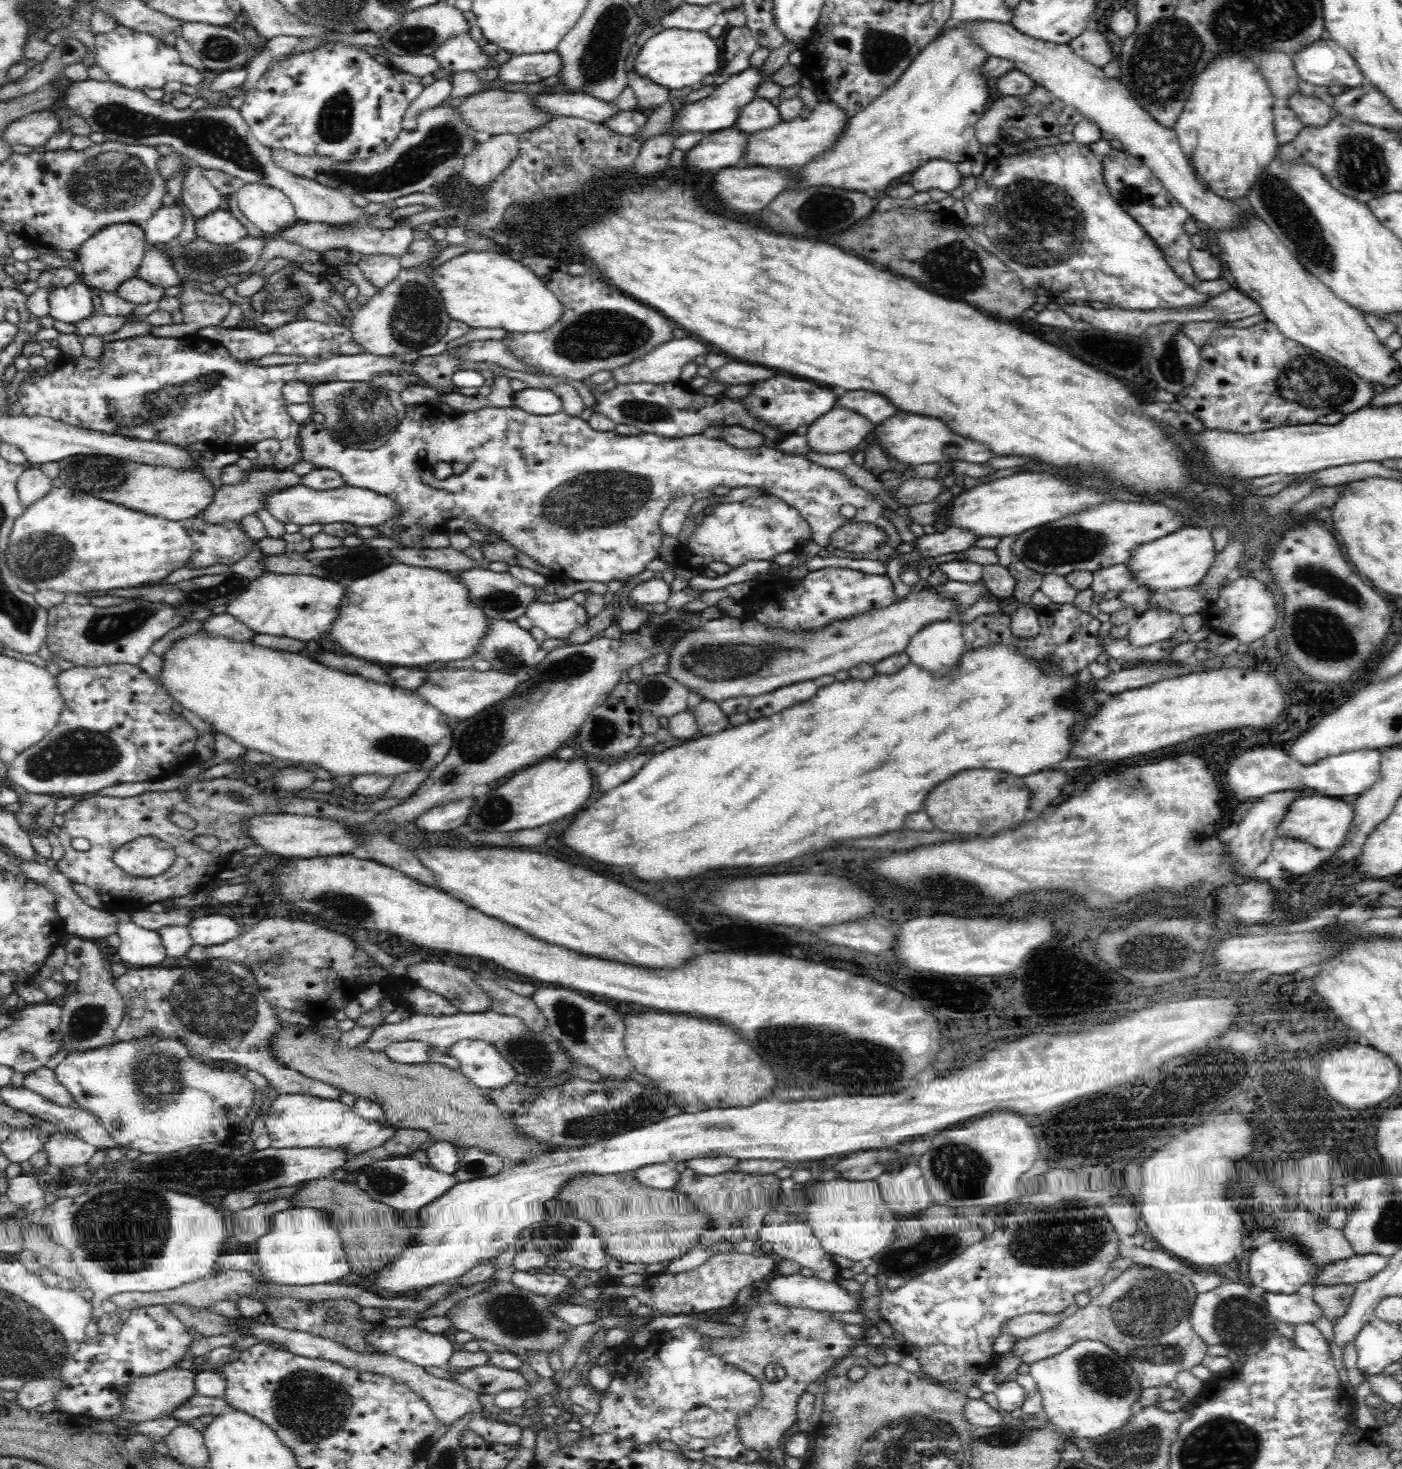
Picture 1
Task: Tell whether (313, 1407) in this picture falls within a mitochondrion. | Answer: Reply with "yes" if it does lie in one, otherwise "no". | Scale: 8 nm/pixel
yes

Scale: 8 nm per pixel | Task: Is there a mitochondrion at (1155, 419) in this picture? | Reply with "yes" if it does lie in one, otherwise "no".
no

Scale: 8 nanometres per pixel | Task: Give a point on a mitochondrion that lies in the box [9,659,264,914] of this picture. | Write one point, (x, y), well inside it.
(84, 751)

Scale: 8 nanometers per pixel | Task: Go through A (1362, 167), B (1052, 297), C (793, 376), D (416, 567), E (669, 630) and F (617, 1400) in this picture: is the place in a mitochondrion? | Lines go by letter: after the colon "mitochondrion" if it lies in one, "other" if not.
A: mitochondrion
B: other
C: other
D: other
E: mitochondrion
F: mitochondrion

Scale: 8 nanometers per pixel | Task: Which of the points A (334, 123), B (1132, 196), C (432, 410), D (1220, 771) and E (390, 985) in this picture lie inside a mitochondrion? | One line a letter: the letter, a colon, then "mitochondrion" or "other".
A: mitochondrion
B: mitochondrion
C: other
D: other
E: other

